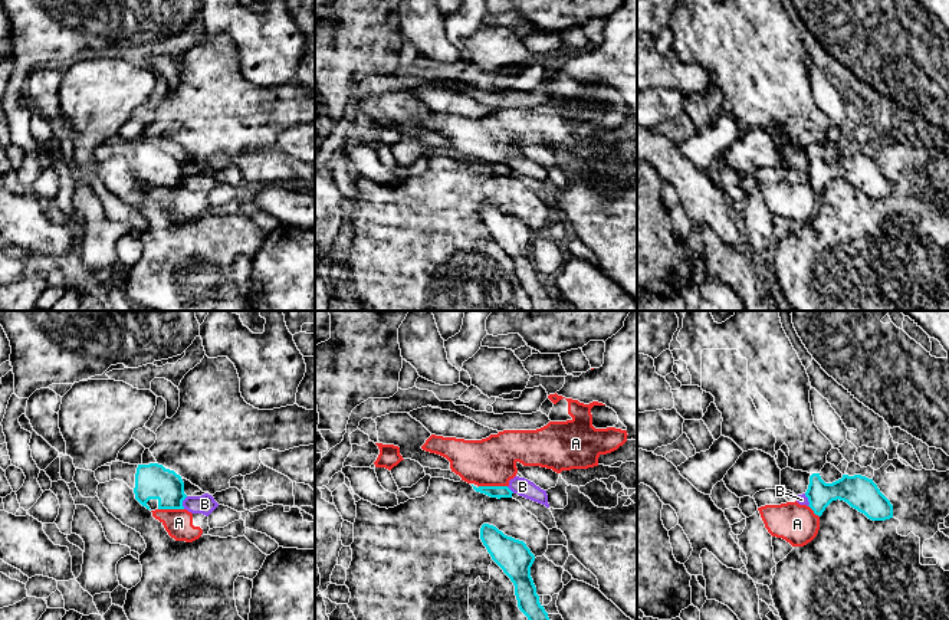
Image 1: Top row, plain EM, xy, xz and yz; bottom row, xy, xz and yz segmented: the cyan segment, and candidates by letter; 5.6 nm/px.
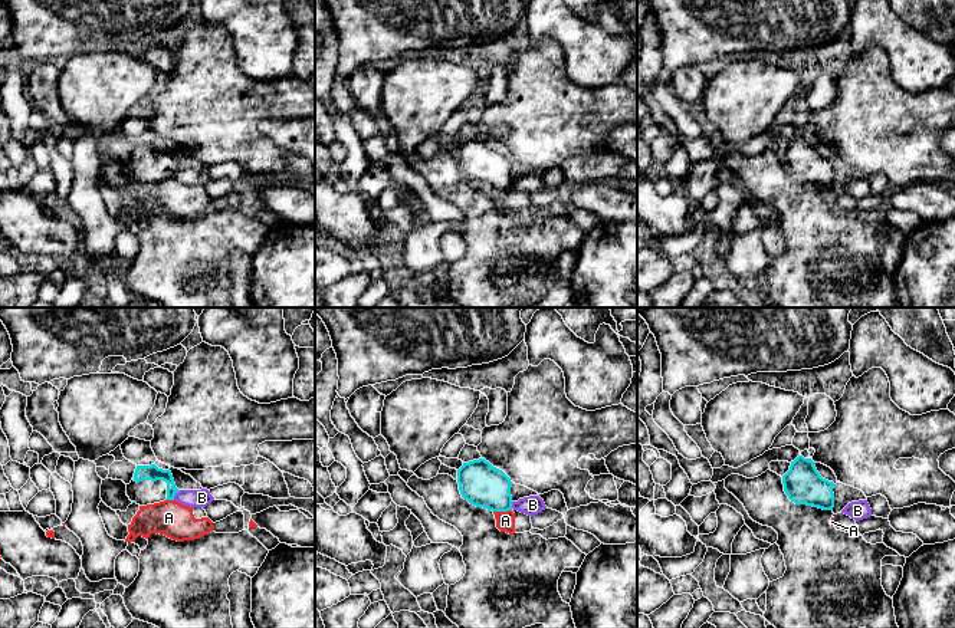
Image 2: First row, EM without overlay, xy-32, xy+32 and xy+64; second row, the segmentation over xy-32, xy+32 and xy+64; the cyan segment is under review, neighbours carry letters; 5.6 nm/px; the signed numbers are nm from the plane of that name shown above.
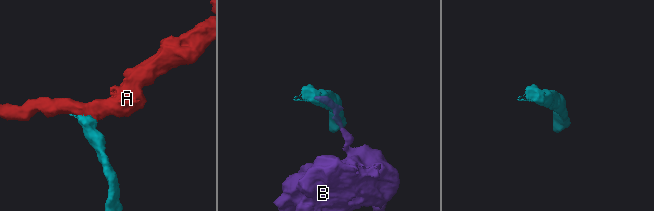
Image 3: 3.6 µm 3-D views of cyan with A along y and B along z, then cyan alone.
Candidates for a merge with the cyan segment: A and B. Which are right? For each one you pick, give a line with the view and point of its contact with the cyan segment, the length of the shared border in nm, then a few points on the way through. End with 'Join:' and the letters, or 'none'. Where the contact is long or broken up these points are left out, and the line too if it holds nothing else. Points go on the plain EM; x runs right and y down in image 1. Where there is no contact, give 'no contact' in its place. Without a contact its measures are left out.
Join: none

